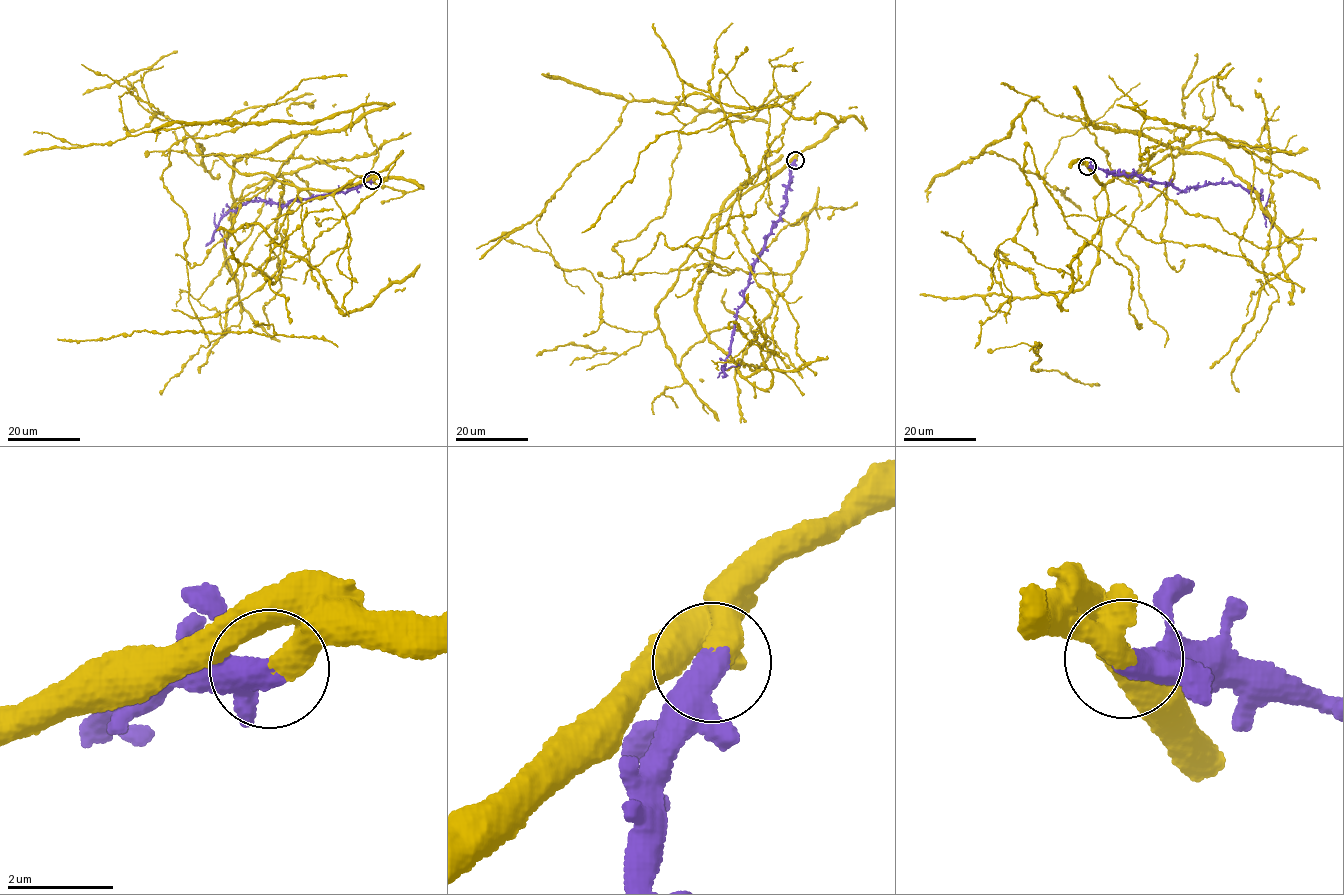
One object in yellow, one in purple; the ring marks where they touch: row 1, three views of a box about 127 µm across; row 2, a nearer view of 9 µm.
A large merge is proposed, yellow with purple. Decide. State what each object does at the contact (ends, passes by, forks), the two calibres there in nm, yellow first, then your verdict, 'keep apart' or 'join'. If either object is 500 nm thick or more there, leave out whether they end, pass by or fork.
calibres 500 and 500 nm; keep apart

